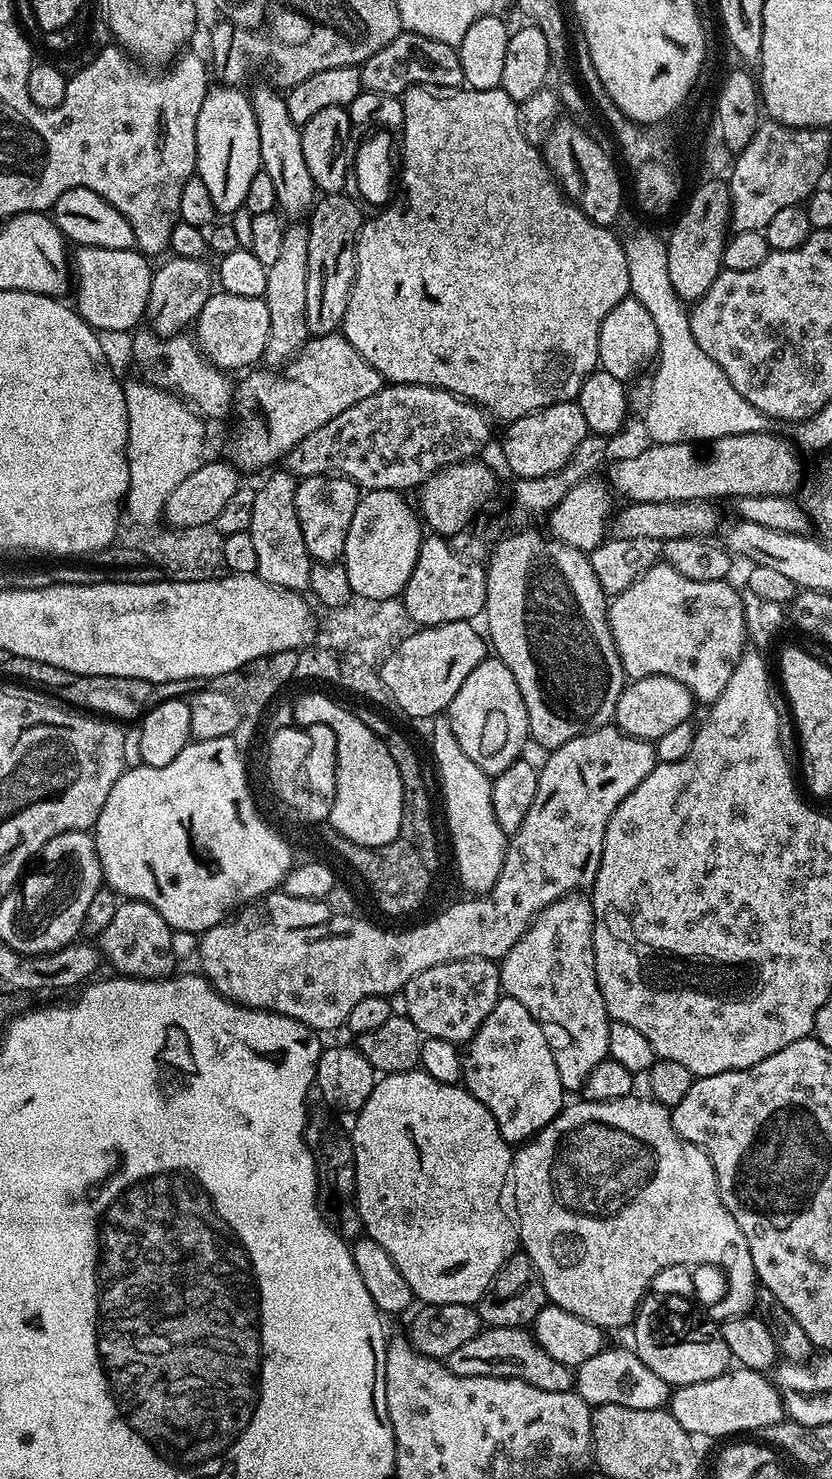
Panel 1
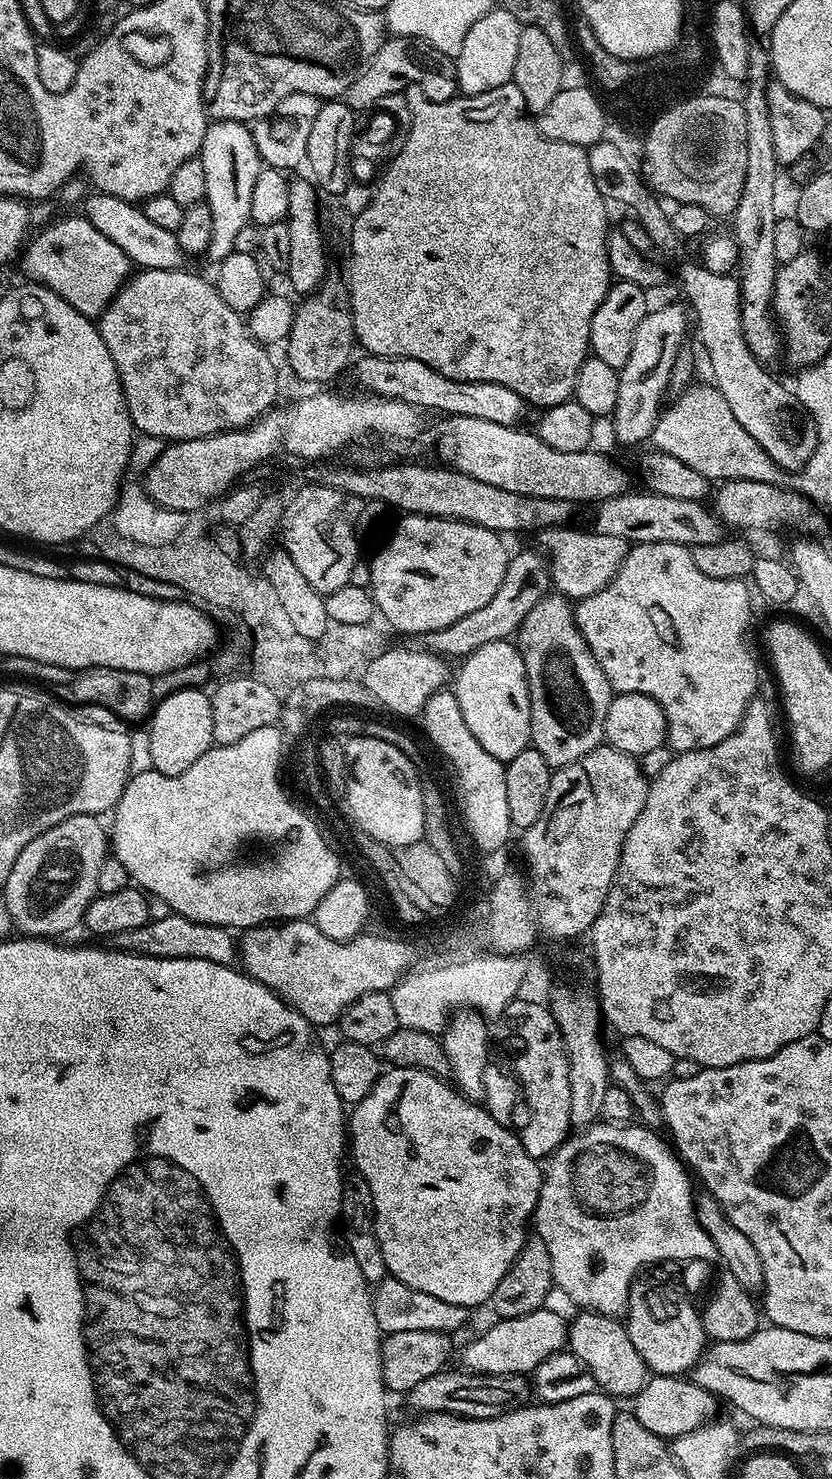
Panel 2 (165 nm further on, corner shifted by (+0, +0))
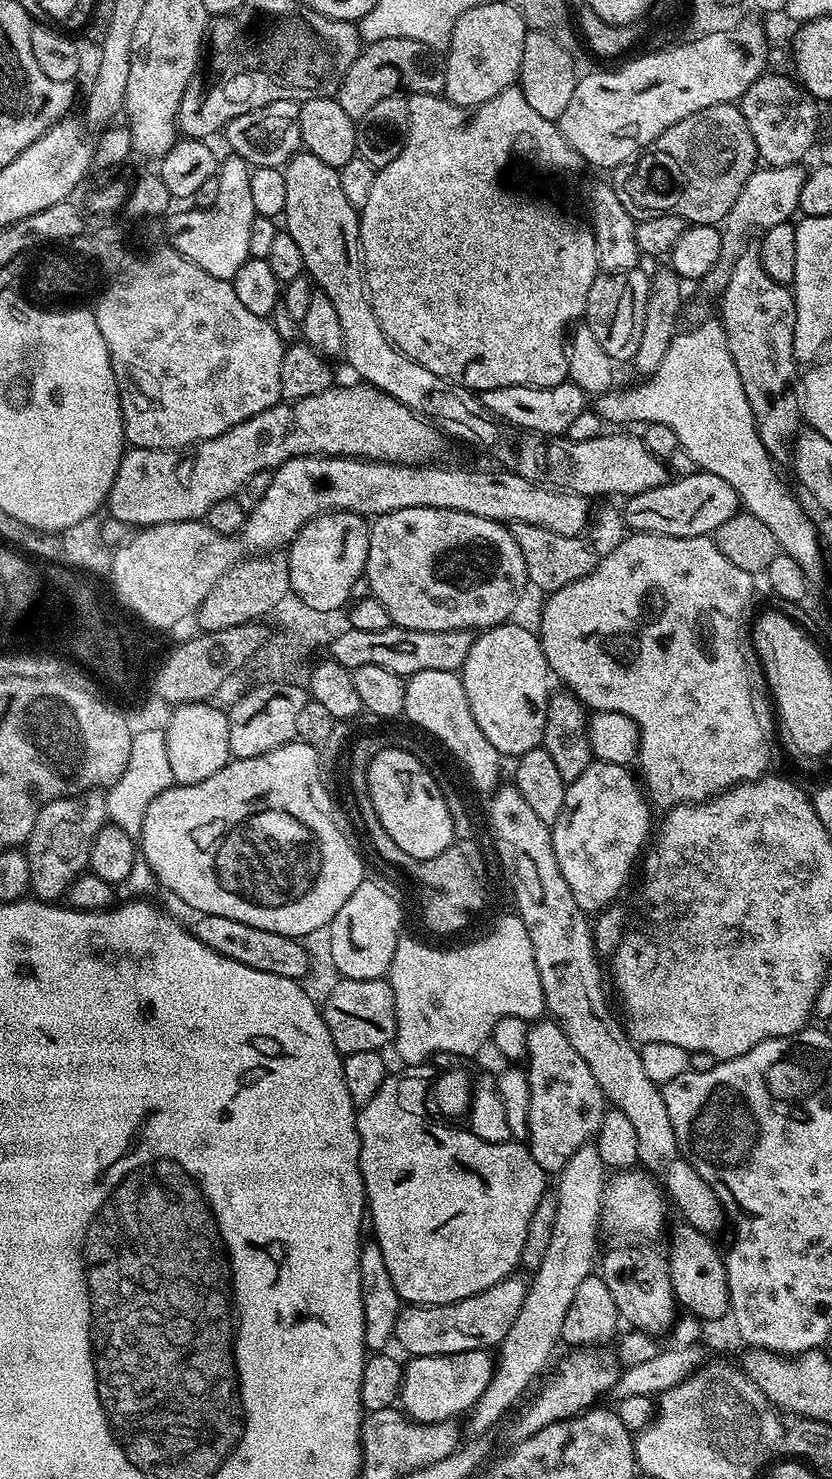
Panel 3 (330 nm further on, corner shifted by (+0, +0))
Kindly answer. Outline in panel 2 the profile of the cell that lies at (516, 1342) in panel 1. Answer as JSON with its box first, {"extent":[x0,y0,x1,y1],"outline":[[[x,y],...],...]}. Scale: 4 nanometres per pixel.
{"extent":[406,1370,530,1420],"outline":[[[445,1370],[426,1378],[426,1382],[418,1382],[406,1393],[406,1400],[412,1408],[420,1408],[421,1413],[454,1412],[469,1417],[473,1412],[472,1404],[484,1404],[478,1412],[479,1419],[488,1420],[494,1410],[511,1410],[527,1405],[530,1400],[530,1380],[527,1375],[518,1376],[485,1376],[469,1374],[467,1371],[451,1372]]]}

